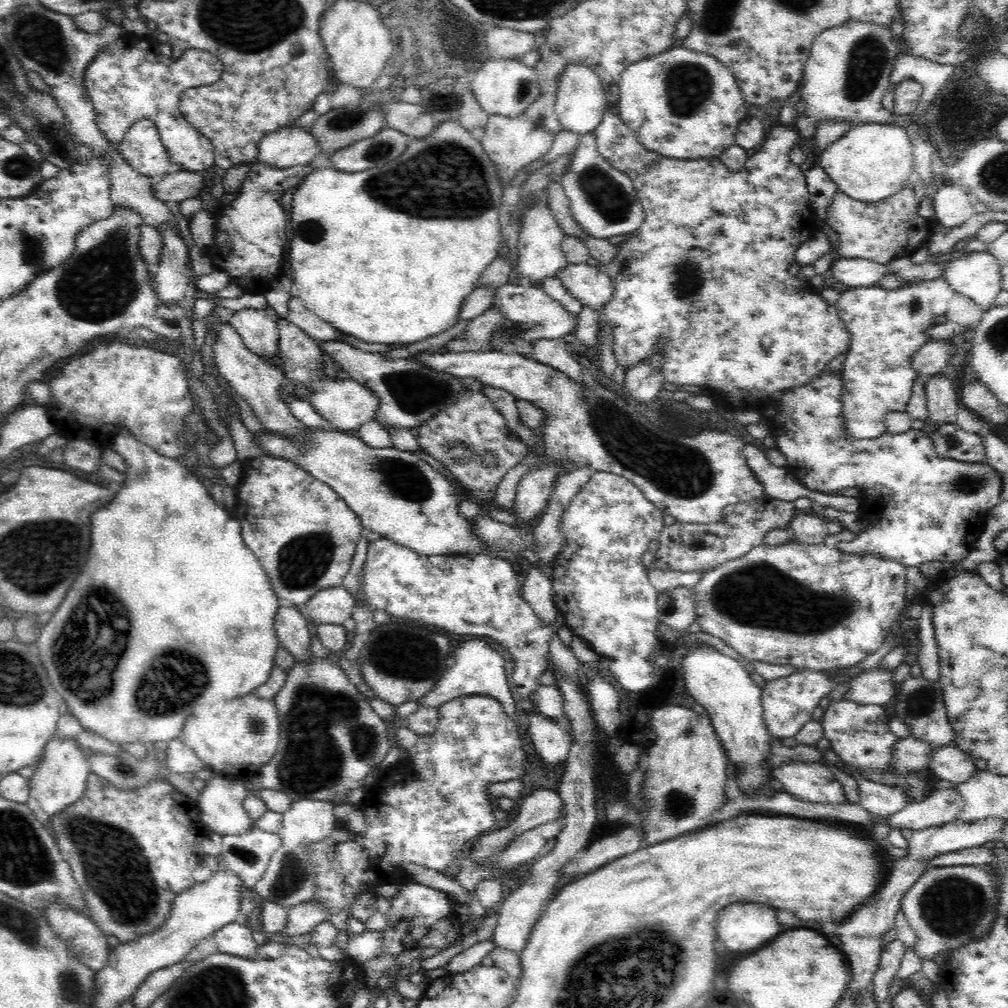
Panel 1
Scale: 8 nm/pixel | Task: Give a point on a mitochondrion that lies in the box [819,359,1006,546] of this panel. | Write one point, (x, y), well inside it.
(967, 483)

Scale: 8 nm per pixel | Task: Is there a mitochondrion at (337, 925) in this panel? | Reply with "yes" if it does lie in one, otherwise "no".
no

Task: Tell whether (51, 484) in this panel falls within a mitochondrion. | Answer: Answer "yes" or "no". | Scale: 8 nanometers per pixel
no

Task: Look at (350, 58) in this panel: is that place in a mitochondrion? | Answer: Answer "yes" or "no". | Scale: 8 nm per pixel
no

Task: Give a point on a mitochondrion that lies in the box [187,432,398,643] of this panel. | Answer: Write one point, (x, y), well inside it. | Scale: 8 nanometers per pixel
(301, 562)

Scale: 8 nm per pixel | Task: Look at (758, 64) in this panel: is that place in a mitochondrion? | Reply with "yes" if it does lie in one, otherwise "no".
no

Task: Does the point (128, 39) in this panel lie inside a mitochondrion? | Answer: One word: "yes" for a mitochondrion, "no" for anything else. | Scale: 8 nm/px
no

